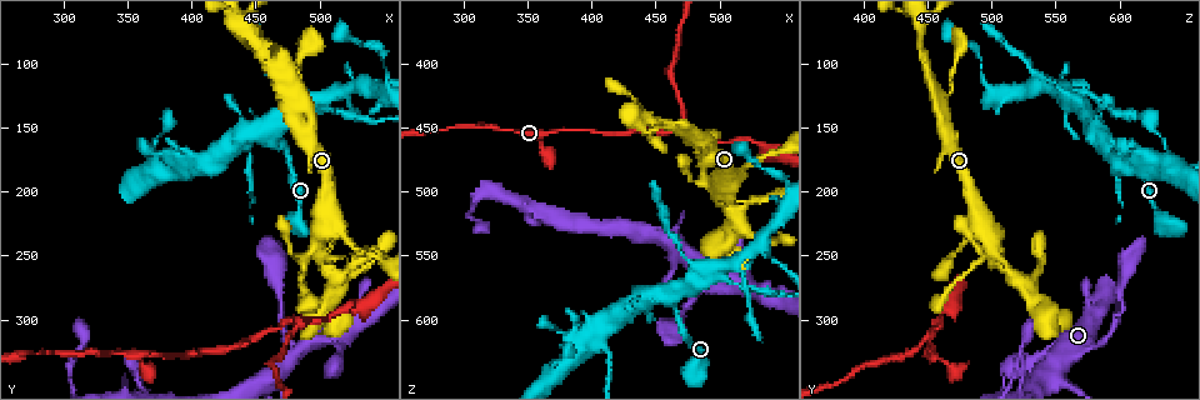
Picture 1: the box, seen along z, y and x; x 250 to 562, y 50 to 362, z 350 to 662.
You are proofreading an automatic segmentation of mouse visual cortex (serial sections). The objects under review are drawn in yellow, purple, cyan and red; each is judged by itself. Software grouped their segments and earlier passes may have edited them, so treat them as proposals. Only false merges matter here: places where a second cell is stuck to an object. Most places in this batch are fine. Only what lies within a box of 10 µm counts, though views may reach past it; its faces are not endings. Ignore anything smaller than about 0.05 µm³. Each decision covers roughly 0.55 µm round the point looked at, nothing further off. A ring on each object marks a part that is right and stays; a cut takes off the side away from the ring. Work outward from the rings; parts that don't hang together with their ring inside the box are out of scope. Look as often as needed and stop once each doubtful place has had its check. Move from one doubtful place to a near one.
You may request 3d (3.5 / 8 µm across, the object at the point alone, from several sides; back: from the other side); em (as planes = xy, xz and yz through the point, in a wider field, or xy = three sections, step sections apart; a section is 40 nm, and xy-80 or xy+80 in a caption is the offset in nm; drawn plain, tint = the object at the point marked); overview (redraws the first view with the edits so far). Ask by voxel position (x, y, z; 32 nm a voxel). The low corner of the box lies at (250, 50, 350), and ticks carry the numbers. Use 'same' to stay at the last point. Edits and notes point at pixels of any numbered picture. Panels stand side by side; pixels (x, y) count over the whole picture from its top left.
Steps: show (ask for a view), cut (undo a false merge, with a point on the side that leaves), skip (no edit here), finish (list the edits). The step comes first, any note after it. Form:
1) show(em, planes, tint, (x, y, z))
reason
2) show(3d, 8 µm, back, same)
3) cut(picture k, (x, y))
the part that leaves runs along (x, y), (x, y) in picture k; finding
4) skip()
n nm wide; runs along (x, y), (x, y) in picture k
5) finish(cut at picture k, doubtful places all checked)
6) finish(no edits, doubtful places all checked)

show(3d, 3.5 µm, back, (488, 128, 566))
sudden change in width

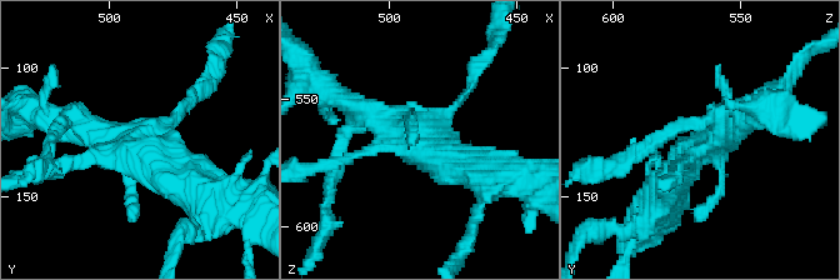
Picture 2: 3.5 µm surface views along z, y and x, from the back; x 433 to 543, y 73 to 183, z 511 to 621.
show(em, planes, tint, (491, 130, 564))
need the tissue

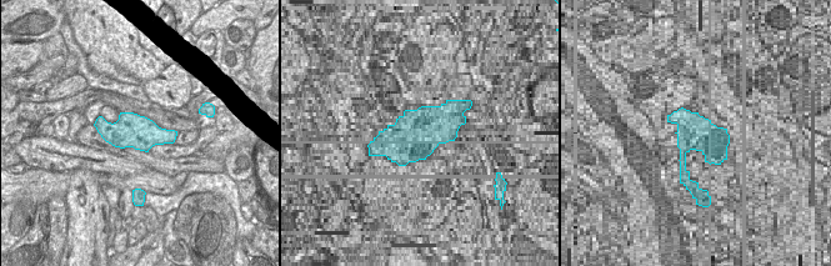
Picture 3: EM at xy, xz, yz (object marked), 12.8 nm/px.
skip()
runs along (474, 170), (344, 100) in picture 2; continuous, no second cell

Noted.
show(3d, 3.5 µm, (502, 236, 498))
thin neck

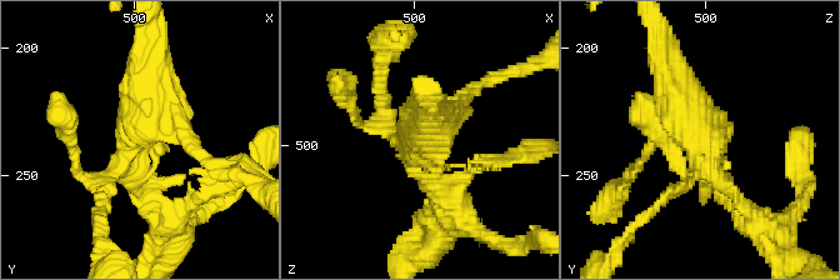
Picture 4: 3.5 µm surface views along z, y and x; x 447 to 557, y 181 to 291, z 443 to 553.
show(em, planes, tint, (499, 235, 496))
now the EM

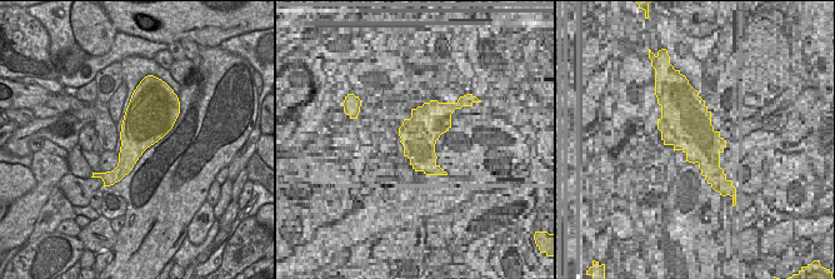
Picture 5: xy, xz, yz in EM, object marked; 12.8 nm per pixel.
skip()
runs along (668, 65), (684, 119), (741, 203) in picture 4; continuous, no second cell

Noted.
show(3d, 3.5 µm, (476, 304, 460))
branch point

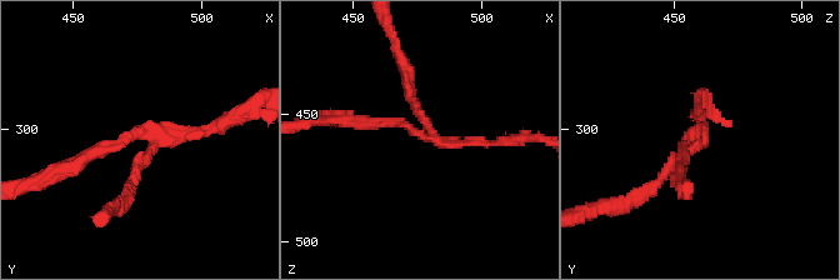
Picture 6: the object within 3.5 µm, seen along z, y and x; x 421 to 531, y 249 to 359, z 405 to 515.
show(em, xy, step 1, tint, (475, 303, 459))
3 arms; arms of 100, 150, 150 nm

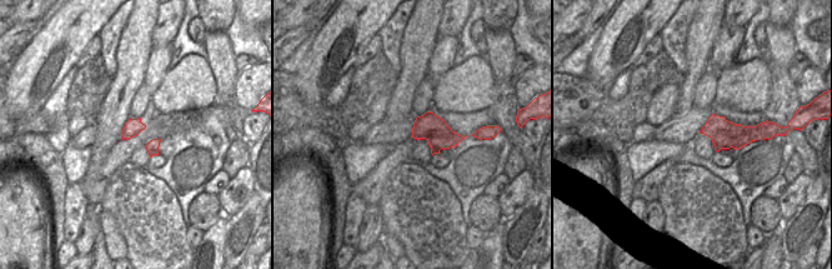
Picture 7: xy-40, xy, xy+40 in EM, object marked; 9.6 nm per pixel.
cut(picture 6, (135, 168))
the part that leaves runs along (150, 144), (124, 205), (116, 205) in picture 6; a second cell is stuck on

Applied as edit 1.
finish(cut at picture 6, doubtful places all checked)

